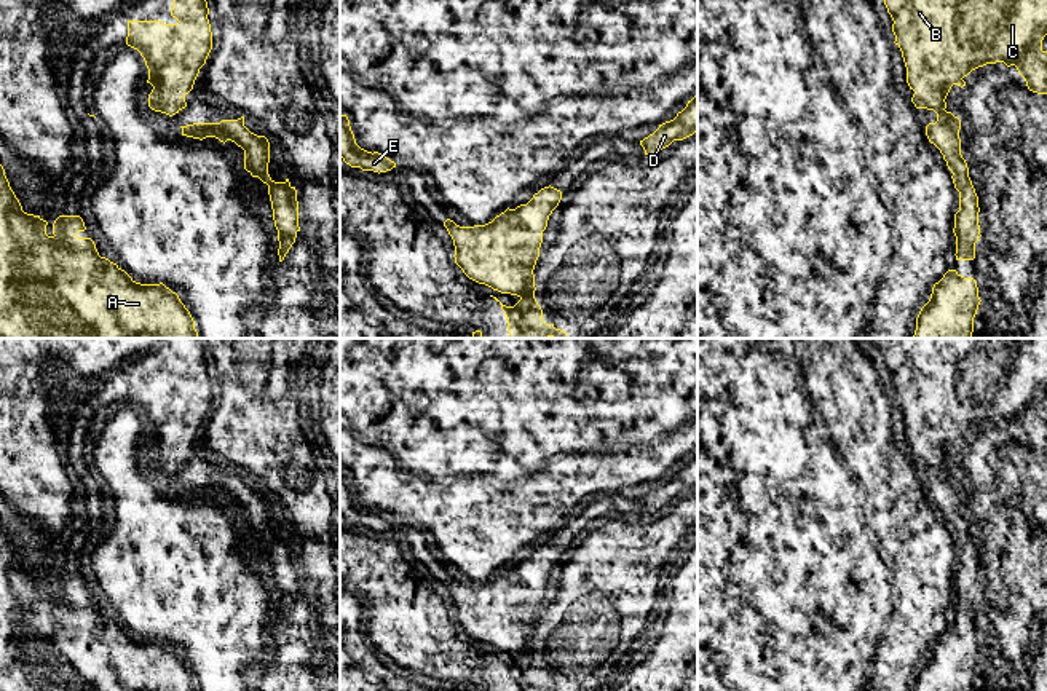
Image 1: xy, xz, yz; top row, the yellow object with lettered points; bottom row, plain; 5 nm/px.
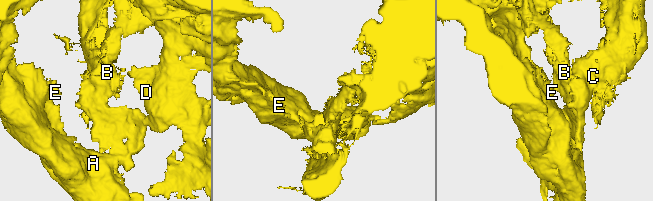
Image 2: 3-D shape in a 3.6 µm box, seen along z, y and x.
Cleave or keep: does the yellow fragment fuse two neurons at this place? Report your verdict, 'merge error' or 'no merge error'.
no merge error

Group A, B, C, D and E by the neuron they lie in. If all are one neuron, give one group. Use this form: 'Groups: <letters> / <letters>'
Groups: A B C D E

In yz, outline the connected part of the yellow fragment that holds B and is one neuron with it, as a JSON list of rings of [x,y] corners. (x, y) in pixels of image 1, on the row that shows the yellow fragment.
[[[884,0],[894,24],[895,45],[907,67],[907,83],[915,91],[916,109],[937,113],[937,121],[926,126],[926,136],[934,144],[959,192],[959,211],[954,214],[956,260],[974,260],[978,241],[978,196],[969,177],[969,168],[961,155],[961,120],[946,112],[946,96],[953,85],[966,86],[962,80],[972,70],[986,64],[1015,65],[1029,91],[1047,94],[1047,51],[1042,40],[1047,35],[1047,0]]]

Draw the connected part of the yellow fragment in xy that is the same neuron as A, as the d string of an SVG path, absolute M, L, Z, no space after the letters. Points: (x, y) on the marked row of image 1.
M0 164L0 338L200 338L195 321L179 295L160 284L136 282L124 270L105 257L101 257L91 238L78 238L85 231L85 222L80 215L59 215L53 223L53 235L46 235L48 222L40 215L22 211L19 199L10 187L5 169Z

